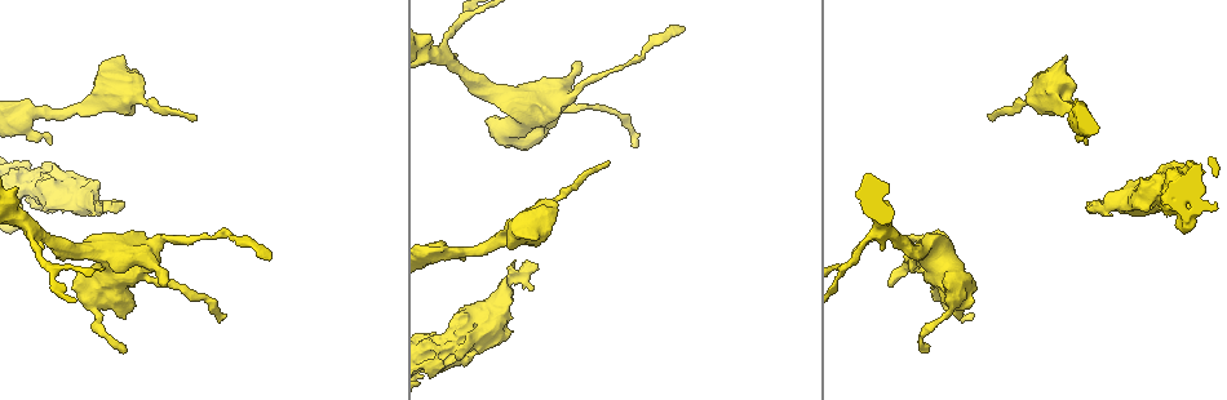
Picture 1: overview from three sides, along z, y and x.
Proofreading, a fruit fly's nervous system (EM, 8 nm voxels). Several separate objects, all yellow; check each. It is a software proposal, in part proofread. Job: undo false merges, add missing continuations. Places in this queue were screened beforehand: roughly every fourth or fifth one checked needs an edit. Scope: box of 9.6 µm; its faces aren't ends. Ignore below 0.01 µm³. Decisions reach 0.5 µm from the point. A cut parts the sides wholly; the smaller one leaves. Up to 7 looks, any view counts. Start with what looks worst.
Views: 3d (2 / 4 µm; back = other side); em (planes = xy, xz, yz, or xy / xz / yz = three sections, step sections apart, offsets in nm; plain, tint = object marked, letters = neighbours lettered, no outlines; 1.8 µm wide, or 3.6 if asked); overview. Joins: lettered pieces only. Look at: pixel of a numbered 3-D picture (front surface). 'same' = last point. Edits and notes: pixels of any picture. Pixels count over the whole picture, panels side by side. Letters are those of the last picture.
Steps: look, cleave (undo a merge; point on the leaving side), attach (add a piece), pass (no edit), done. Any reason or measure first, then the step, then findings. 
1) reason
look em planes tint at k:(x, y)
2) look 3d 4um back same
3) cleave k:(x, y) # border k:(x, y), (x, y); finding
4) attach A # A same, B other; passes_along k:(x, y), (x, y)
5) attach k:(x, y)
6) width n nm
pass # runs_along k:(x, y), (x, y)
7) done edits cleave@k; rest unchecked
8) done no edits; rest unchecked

an open end
look 3d 2um at 1:(52, 143)

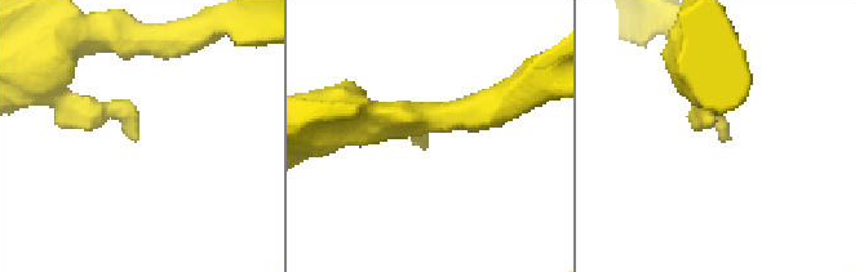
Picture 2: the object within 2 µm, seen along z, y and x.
now the EM
look em xz step 4 tint at 2:(730, 139)

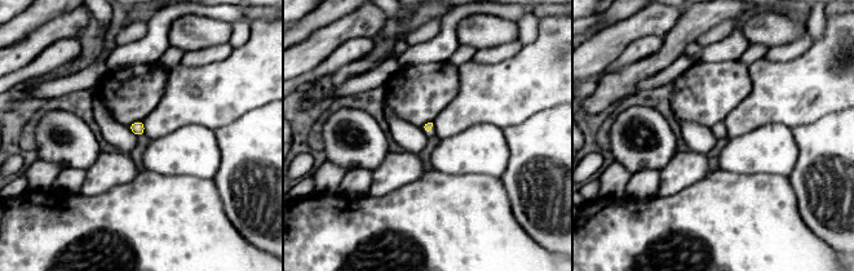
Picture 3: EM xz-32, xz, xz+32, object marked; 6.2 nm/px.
cut it another way
look em planes letters same

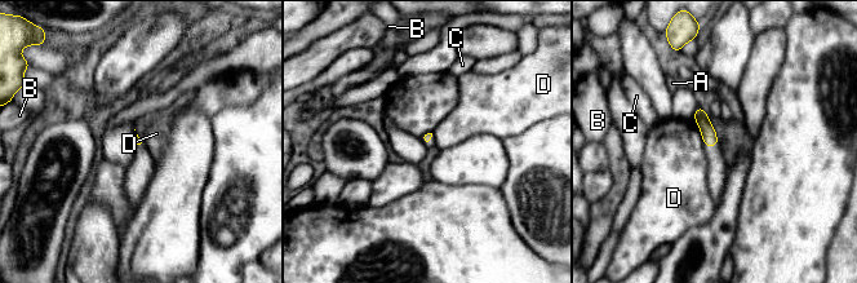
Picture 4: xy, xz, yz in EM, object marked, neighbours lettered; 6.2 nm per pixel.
pass # A other, B other, C other, D other; none of them fits

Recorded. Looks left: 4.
tapers out
look em planes letters at 1:(990, 118)

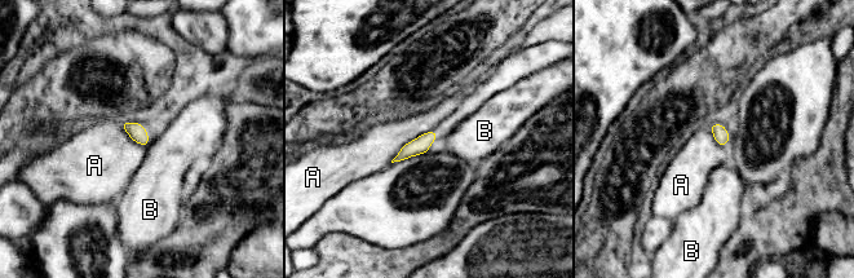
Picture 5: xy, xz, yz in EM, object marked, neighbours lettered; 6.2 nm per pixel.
pass # A other, B other; border 5:(432, 129), (408, 141), (390, 162); no lettered piece goes on from it

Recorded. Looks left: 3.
thick end
look em planes letters at 1:(456, 365)

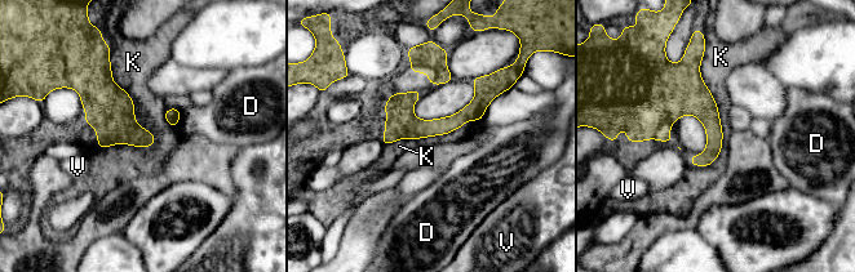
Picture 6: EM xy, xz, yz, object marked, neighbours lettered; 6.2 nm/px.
pass # D other, K other, V other; none of them fits

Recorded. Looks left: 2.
done no edits; rest unchecked

